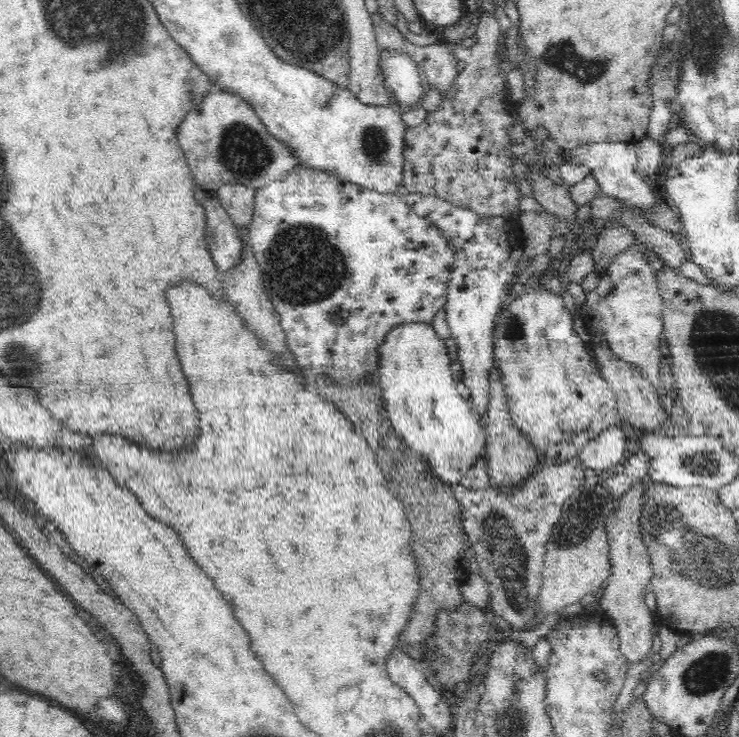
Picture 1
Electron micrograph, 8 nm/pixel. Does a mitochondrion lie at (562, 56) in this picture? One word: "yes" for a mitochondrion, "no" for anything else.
yes

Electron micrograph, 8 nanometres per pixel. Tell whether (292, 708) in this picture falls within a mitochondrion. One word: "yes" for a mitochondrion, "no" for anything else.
no

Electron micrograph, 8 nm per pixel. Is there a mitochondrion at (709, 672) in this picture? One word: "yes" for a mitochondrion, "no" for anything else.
yes

